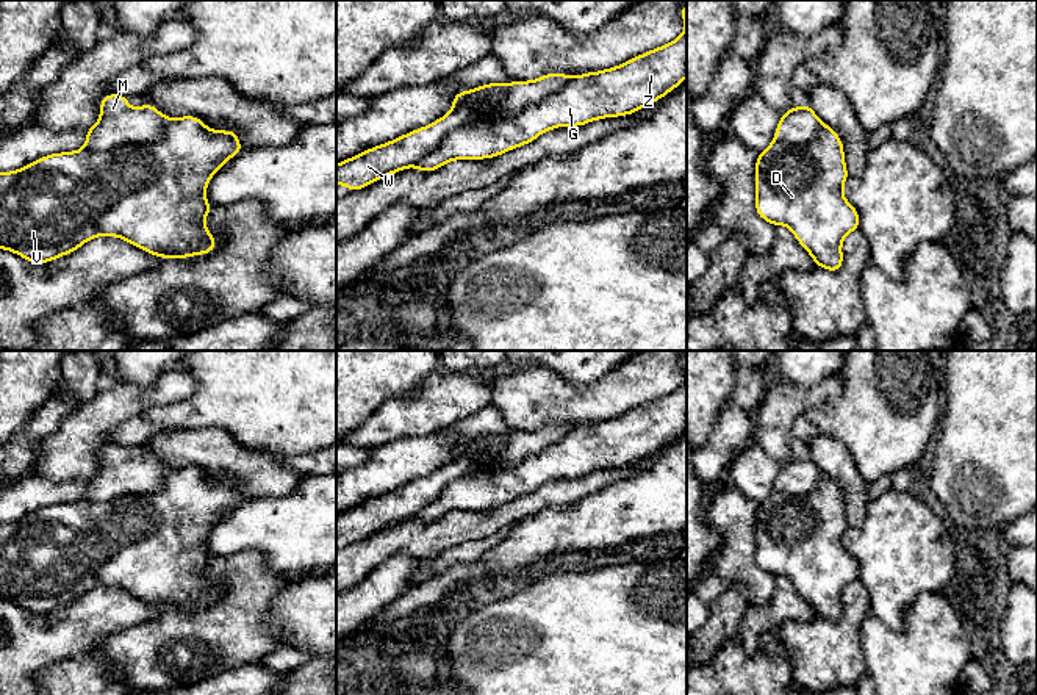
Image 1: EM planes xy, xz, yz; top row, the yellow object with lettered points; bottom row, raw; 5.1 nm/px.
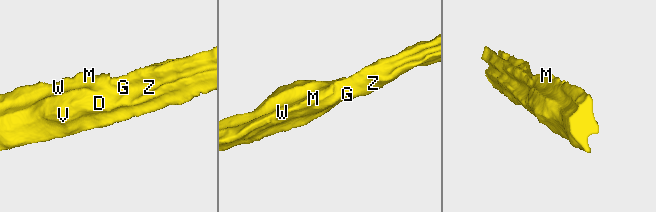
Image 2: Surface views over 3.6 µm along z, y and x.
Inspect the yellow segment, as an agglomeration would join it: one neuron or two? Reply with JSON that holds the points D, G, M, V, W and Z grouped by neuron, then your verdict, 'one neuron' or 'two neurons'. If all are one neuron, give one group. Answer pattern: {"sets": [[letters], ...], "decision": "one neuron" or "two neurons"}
{"sets": [["D", "G", "V", "Z"], ["M", "W"]], "decision": "two neurons"}

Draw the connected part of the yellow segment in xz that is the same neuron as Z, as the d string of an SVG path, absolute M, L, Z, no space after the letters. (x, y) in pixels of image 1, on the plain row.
M687 355L679 363L685 371L685 382L669 394L616 418L576 426L562 440L511 468L477 470L460 477L414 518L430 523L454 510L499 507L530 495L555 477L577 477L604 468L627 466L660 451L687 427Z

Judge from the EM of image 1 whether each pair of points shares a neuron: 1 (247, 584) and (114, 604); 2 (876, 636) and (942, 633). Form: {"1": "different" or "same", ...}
{"1": "different", "2": "same"}

